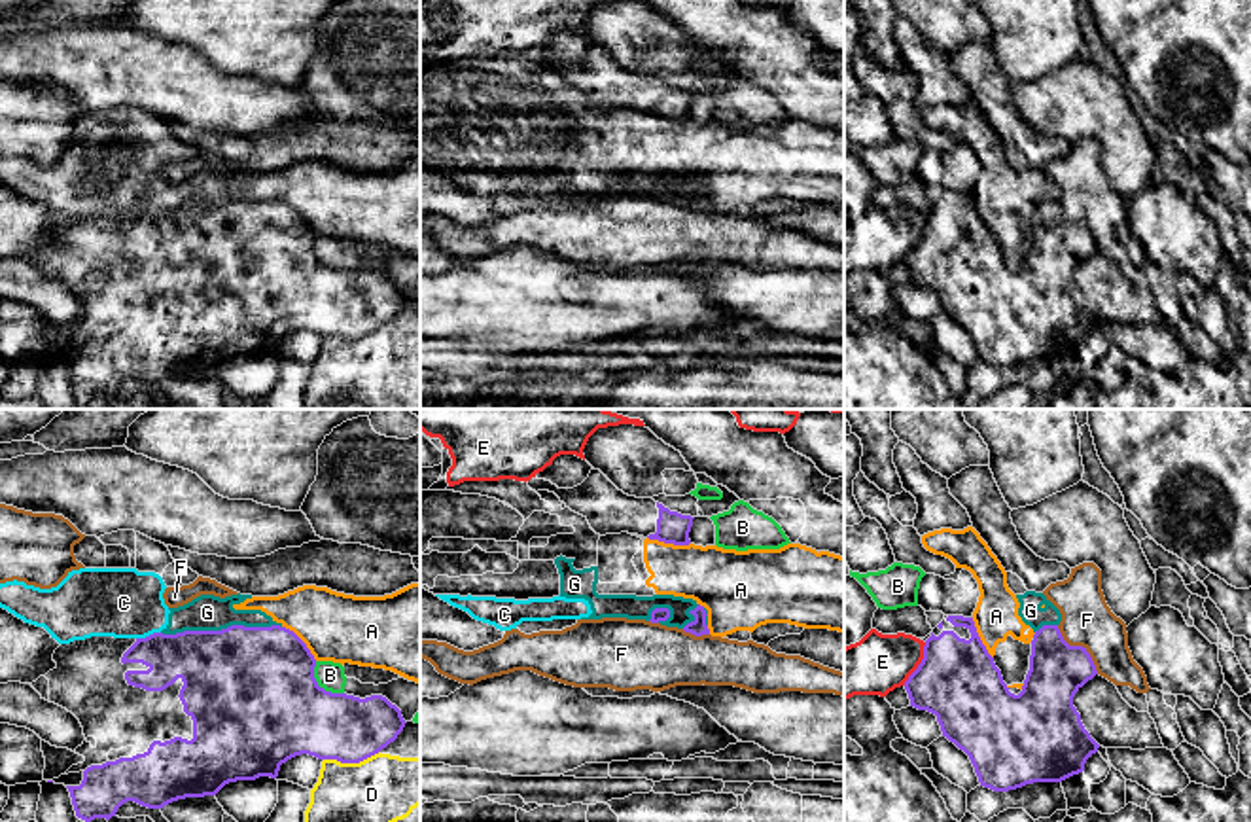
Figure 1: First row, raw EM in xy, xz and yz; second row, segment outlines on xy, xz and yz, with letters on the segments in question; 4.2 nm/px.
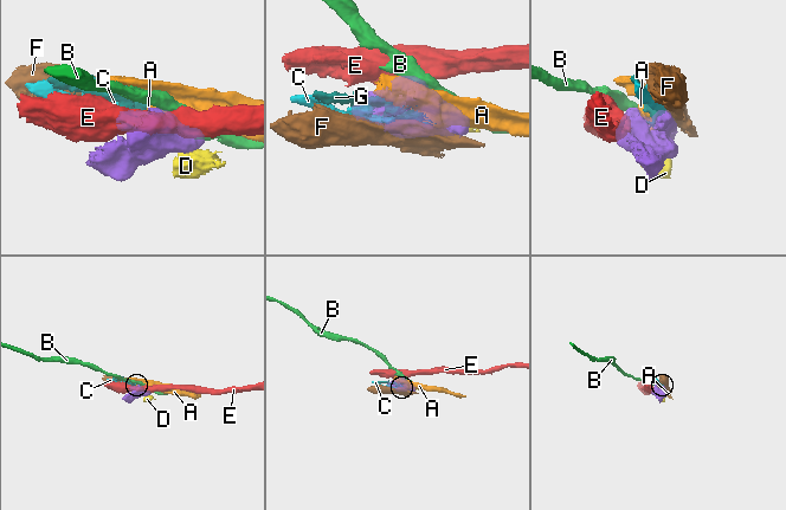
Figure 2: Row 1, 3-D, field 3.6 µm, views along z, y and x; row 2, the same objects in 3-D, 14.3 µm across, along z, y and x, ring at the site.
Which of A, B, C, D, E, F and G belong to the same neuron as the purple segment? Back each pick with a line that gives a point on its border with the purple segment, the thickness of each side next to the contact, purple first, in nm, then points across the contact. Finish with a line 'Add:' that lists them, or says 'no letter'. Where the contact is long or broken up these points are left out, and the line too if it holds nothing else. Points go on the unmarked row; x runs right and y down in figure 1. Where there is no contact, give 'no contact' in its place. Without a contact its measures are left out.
Add: no letter

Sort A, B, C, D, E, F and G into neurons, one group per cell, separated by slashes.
A C G / B / D / E / F

